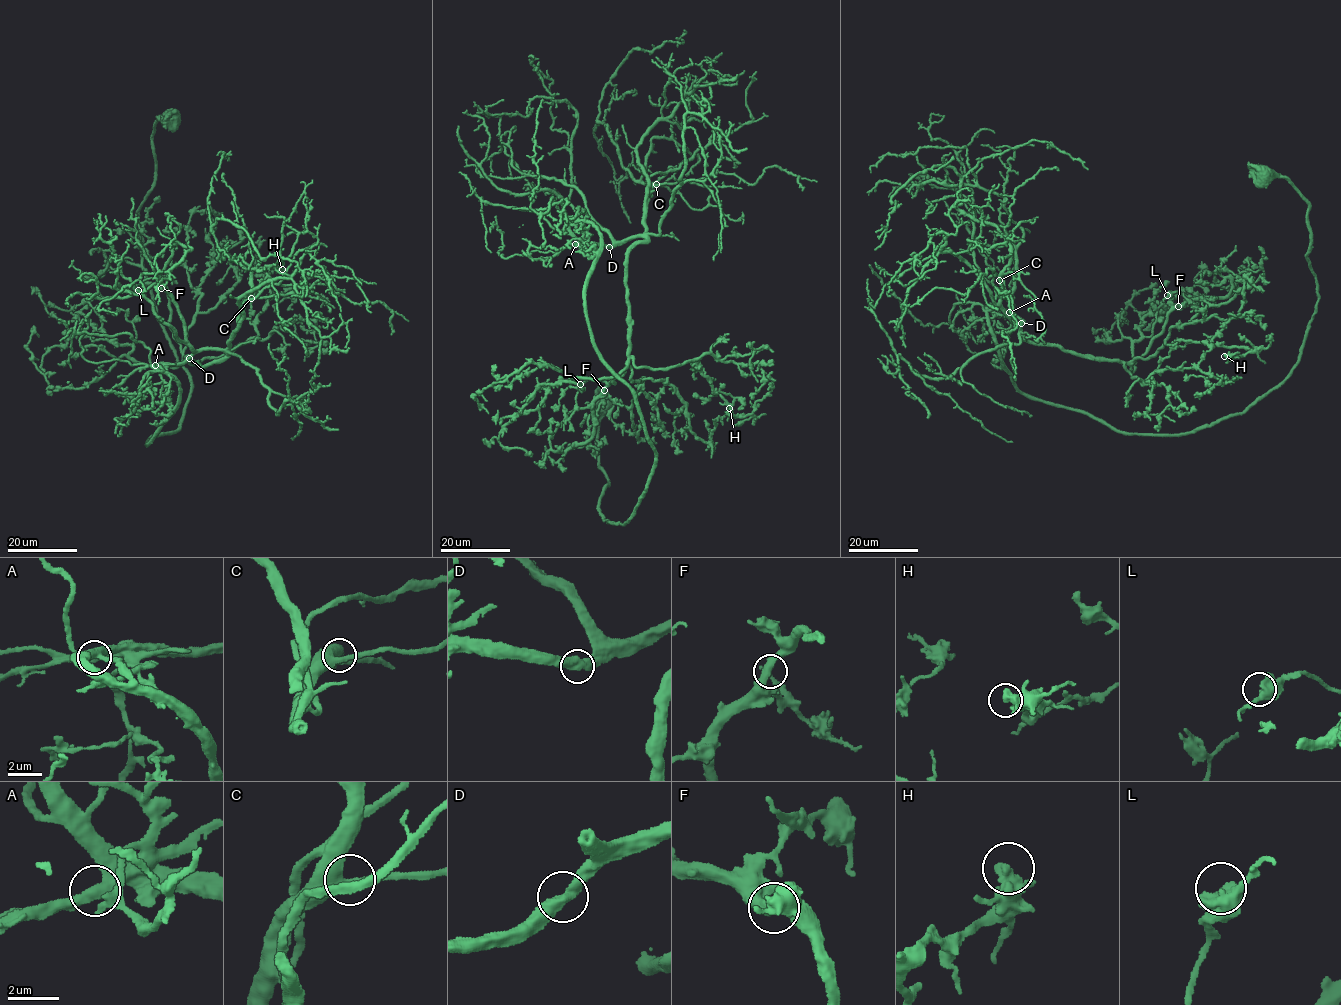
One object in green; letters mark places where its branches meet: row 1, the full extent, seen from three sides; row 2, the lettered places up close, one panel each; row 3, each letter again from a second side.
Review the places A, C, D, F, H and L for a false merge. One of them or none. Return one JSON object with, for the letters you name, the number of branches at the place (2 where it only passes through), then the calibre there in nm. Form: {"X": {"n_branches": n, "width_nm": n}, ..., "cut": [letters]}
{"A": {"n_branches": 2, "width_nm": 400}, "cut": ["A"]}

